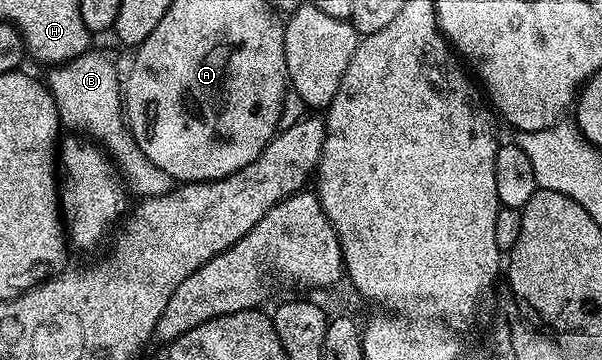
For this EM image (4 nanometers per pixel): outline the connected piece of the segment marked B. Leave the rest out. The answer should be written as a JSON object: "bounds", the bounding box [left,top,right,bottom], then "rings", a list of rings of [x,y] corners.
{"bounds":[45,51,175,198],"rings":[[[90,51],[79,56],[74,61],[65,62],[63,65],[52,66],[46,73],[45,84],[49,88],[49,93],[55,99],[57,113],[61,117],[61,122],[70,130],[83,132],[86,136],[92,137],[96,142],[102,143],[104,148],[114,157],[118,168],[125,173],[125,183],[128,190],[139,194],[140,198],[161,197],[175,187],[173,177],[167,175],[151,163],[141,148],[135,143],[132,133],[127,131],[123,108],[123,87],[121,84],[121,74],[119,75],[114,63],[105,55]]]}

